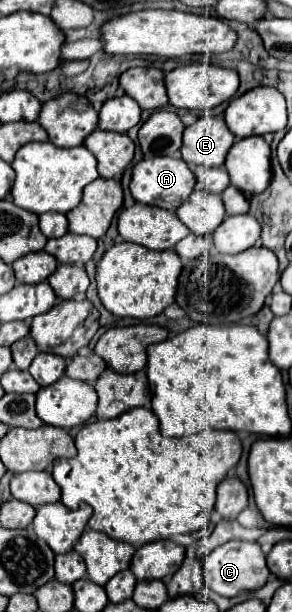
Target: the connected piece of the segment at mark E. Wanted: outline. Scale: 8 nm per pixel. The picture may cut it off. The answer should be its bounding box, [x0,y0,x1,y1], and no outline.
[181,114,235,166]

